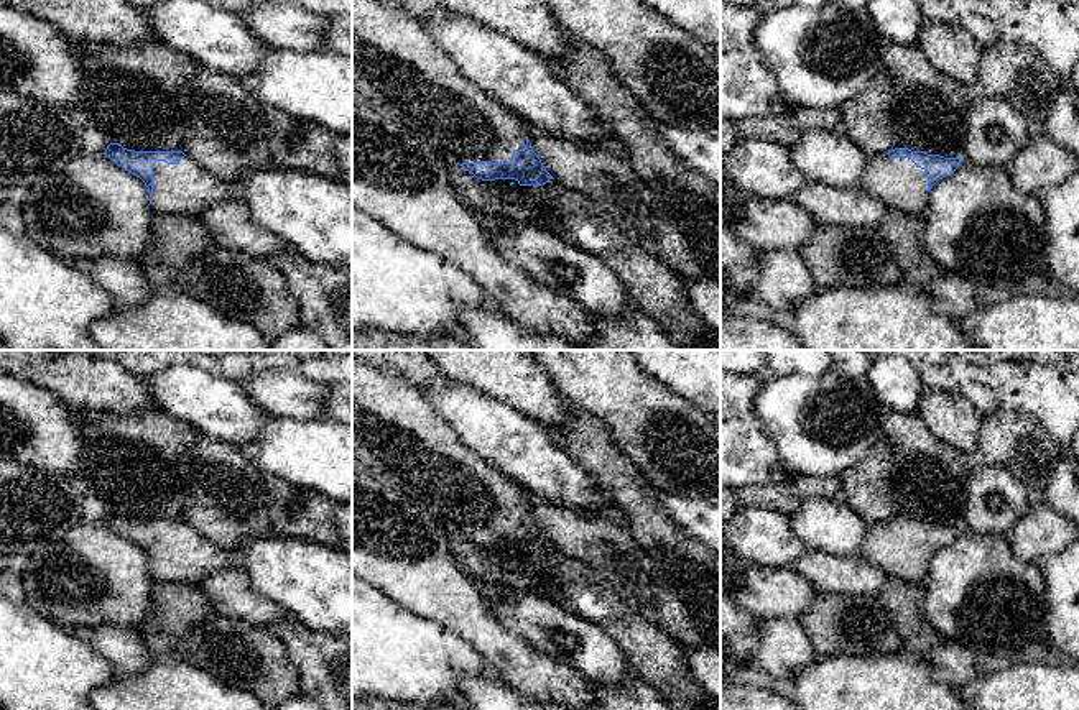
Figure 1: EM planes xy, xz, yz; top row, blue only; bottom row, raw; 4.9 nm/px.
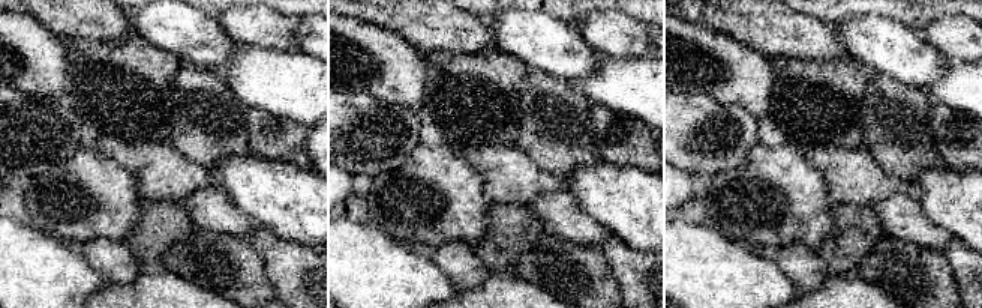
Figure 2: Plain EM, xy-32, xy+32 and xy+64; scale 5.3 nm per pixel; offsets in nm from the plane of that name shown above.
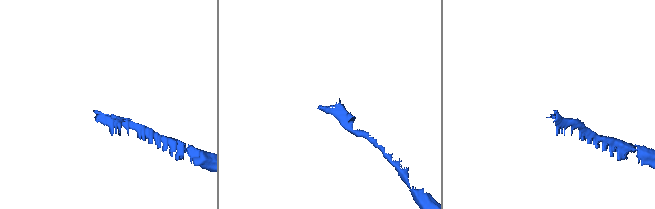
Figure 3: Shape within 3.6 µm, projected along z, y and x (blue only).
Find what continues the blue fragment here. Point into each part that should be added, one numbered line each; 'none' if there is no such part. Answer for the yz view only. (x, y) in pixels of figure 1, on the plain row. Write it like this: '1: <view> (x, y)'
1: yz (897, 549)

